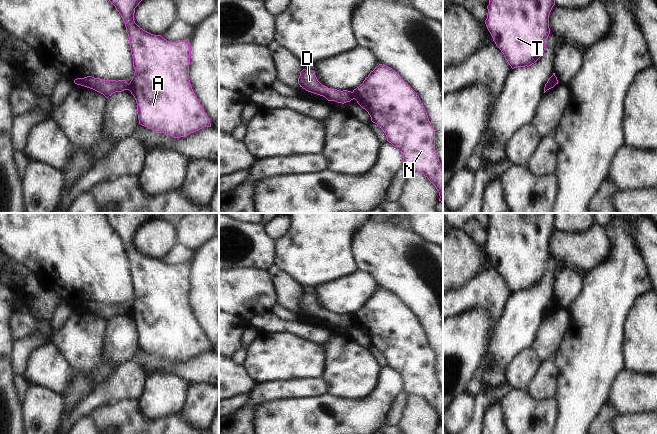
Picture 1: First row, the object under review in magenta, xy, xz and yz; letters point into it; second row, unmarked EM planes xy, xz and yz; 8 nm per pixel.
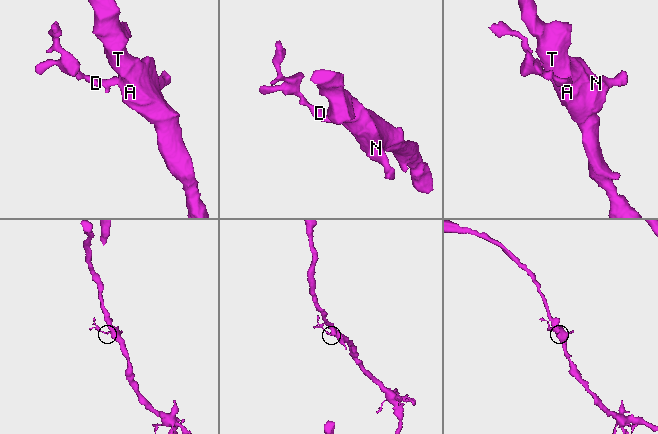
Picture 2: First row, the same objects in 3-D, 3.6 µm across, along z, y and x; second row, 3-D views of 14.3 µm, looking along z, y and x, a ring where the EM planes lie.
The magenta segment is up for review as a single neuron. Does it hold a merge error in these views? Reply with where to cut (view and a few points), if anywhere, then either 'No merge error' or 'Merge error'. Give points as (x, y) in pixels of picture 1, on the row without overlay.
Split along xz (352, 316), (354, 322). Merge error.

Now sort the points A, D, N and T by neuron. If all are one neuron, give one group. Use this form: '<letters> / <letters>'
A N T / D

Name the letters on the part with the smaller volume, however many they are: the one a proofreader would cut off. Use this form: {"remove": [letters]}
{"remove": ["D"]}

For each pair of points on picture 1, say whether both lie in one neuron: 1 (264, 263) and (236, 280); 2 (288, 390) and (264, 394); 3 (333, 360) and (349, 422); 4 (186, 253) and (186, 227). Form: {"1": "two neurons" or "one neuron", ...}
{"1": "two neurons", "2": "one neuron", "3": "two neurons", "4": "two neurons"}

